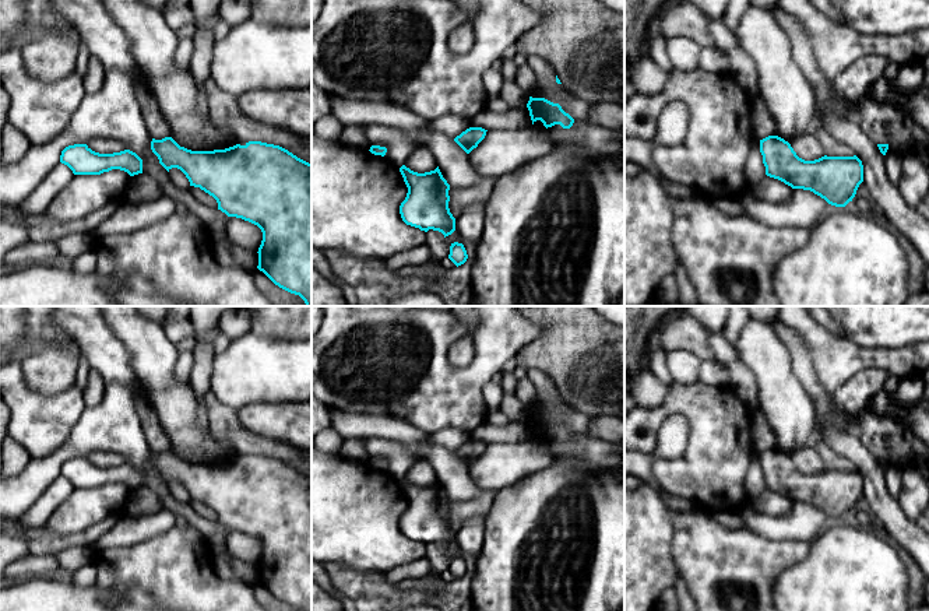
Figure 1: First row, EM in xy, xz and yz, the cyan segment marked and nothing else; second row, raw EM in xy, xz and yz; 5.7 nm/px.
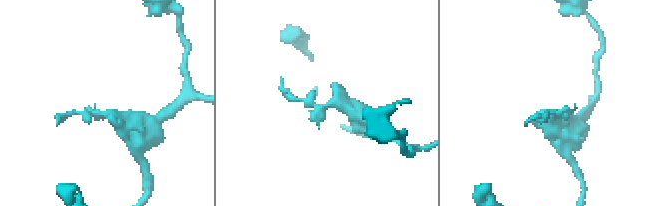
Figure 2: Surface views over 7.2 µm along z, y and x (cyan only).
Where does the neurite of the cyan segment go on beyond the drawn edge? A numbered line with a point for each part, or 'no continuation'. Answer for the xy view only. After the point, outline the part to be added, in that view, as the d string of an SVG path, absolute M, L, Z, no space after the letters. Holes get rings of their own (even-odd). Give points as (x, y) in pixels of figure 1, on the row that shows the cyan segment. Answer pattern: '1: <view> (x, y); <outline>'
no continuation

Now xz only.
no continuation

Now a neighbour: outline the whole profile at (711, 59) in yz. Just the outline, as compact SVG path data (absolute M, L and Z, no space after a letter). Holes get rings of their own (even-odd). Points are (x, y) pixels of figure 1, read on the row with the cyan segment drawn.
M715 45L701 48L701 53L698 56L698 67L708 73L724 74L729 70L729 60L726 55Z

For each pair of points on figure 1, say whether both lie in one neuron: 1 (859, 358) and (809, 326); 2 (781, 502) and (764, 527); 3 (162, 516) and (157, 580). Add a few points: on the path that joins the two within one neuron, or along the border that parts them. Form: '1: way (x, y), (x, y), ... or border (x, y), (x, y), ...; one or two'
1: way (847, 358), (841, 358), (822, 339); one
2: border (749, 502), (774, 516), (784, 516), (794, 505); two
3: border (173, 525), (165, 532), (130, 545); two

